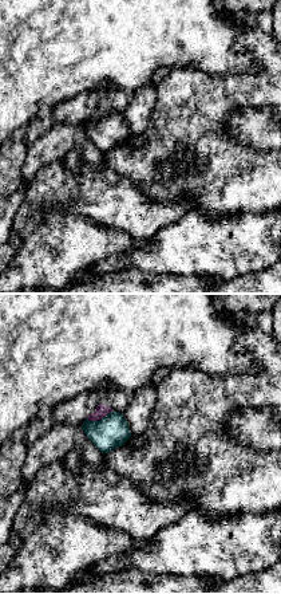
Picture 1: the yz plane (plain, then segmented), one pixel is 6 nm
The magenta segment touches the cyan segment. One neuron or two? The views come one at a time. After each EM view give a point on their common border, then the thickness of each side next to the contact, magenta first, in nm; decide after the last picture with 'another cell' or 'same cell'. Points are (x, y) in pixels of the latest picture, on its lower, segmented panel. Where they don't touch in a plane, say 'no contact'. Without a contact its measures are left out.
contact (99, 419); calibres 70 and 200 nm

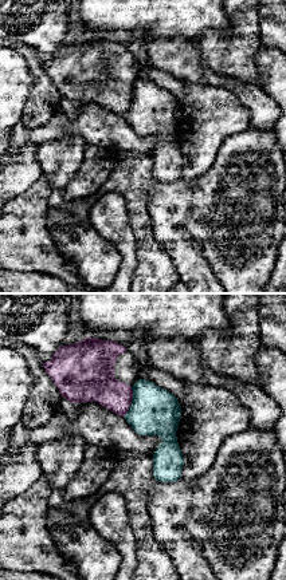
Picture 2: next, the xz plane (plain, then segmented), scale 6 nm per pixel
contact (130, 402); calibres 240 and 280 nm

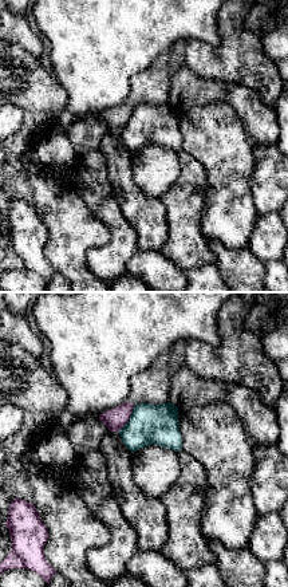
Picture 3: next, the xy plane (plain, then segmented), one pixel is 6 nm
contact (129, 417); calibres 130 and 240 nm

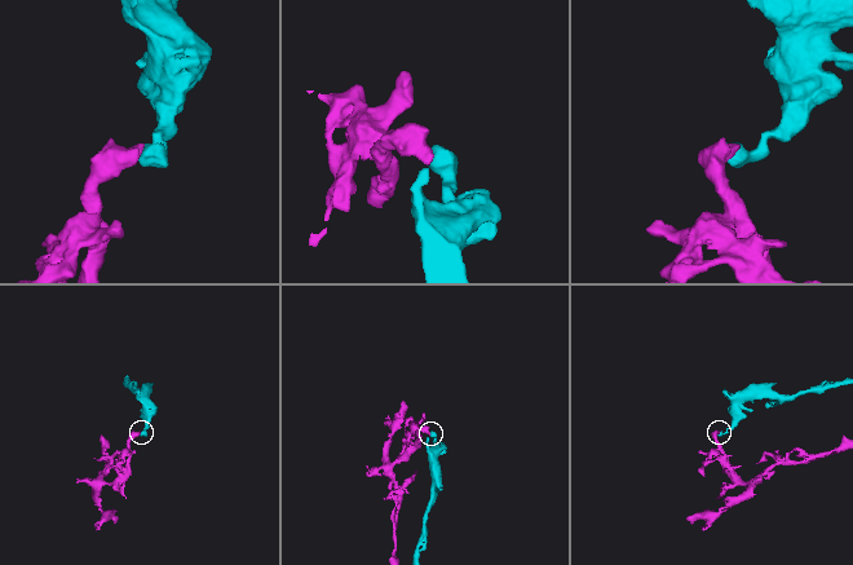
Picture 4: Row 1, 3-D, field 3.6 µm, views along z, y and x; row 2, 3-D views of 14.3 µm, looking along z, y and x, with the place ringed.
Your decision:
another cell

